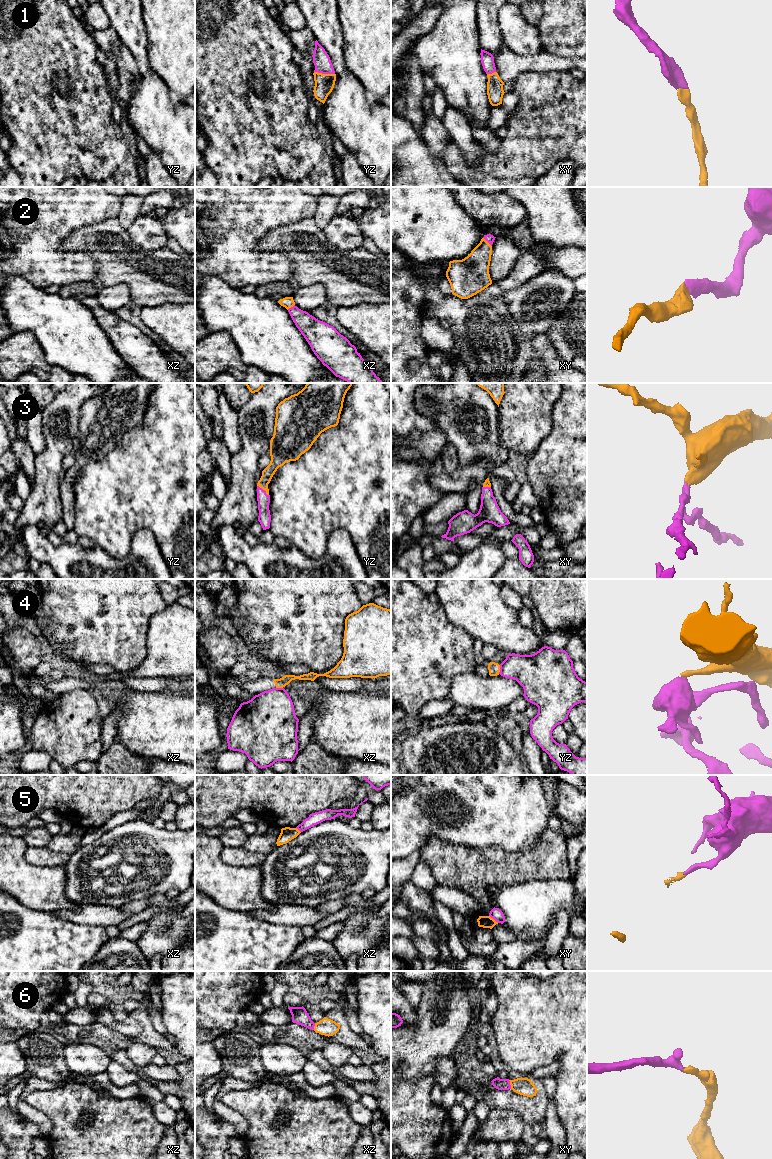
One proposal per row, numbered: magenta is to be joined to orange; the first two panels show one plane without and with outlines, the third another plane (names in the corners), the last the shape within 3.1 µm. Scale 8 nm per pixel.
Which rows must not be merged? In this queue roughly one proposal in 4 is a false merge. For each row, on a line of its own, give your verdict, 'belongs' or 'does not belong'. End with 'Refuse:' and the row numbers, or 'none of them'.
1: belongs
2: belongs
3: belongs
4: does not belong
5: does not belong
6: belongs
Refuse: 4, 5

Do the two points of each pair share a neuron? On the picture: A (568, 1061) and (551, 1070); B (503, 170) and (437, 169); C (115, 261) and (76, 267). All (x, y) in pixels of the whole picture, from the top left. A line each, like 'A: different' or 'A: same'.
A: different
B: different
C: different

